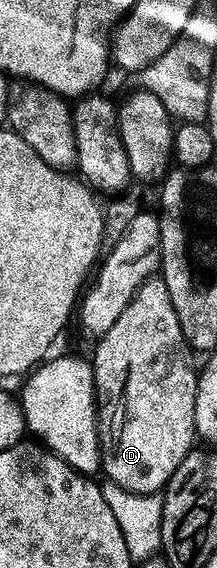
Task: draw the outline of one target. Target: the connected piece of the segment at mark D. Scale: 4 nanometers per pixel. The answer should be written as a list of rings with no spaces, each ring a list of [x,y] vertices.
[[[156,275],[147,278],[145,284],[133,295],[129,307],[125,307],[125,311],[121,311],[117,323],[113,323],[113,327],[109,327],[109,331],[105,331],[105,335],[98,338],[96,345],[99,346],[95,349],[95,357],[93,356],[93,368],[95,370],[95,403],[99,418],[99,450],[103,453],[102,472],[104,474],[107,472],[105,477],[108,482],[120,485],[127,492],[158,494],[166,486],[167,480],[173,475],[173,471],[177,471],[177,467],[181,467],[183,460],[192,452],[193,446],[191,444],[197,441],[195,400],[197,399],[197,387],[199,386],[197,365],[195,369],[194,363],[191,362],[192,350],[181,331],[177,311],[173,311],[173,299],[169,299],[169,287],[165,287],[162,276]]]

